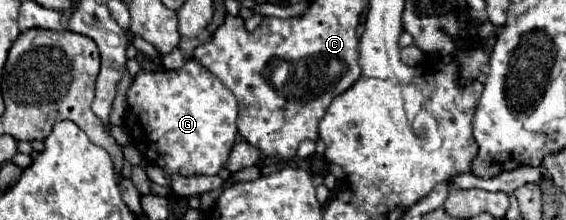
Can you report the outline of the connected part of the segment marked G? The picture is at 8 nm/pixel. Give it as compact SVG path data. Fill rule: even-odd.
M187 60L183 68L171 72L139 72L127 92L127 106L129 108L125 126L129 128L135 144L143 150L145 156L151 158L151 162L159 164L167 174L217 174L235 144L237 100L215 74L211 74L195 60Z

